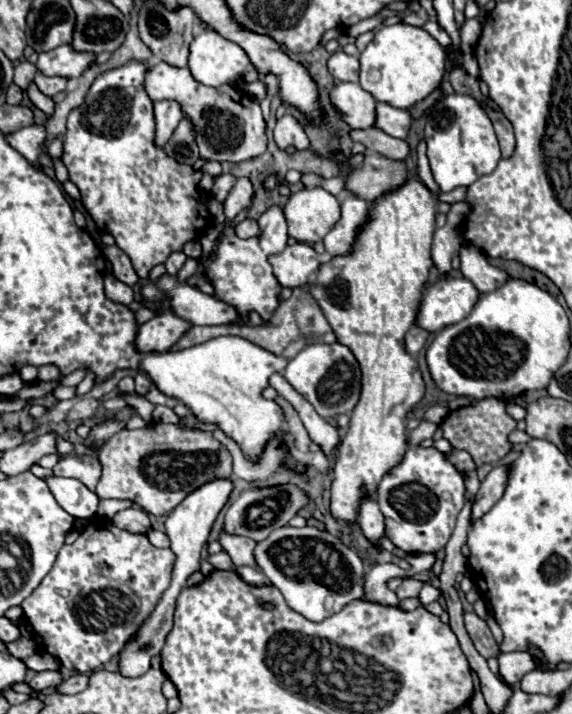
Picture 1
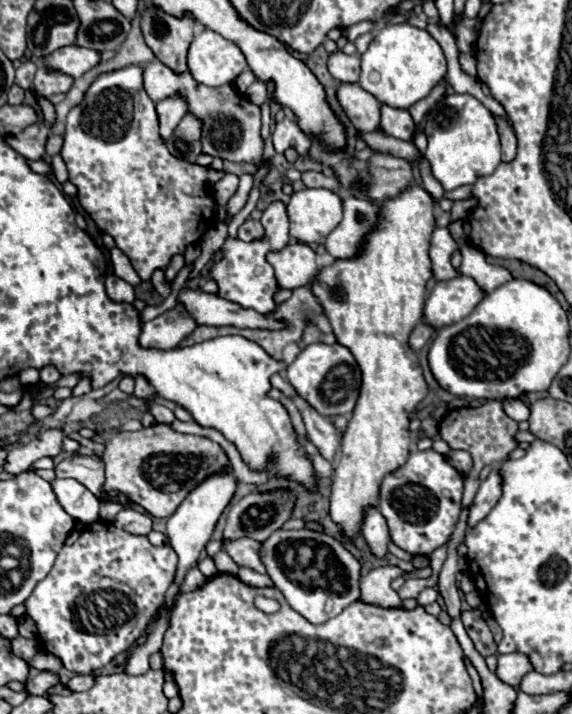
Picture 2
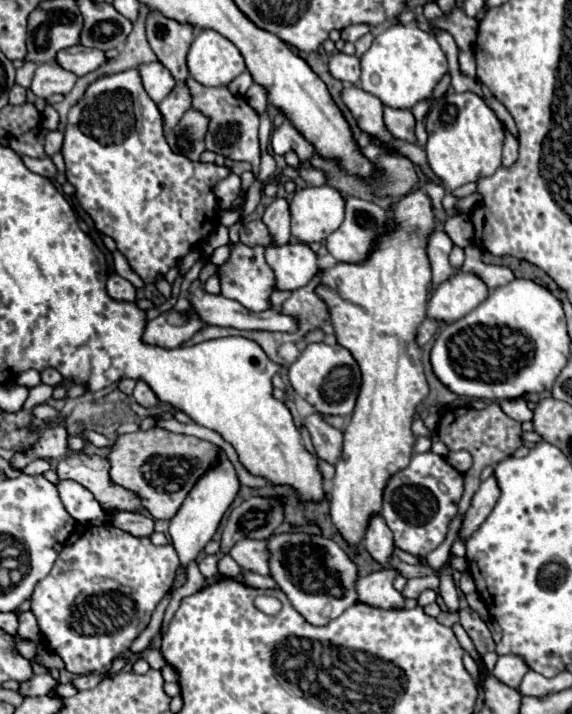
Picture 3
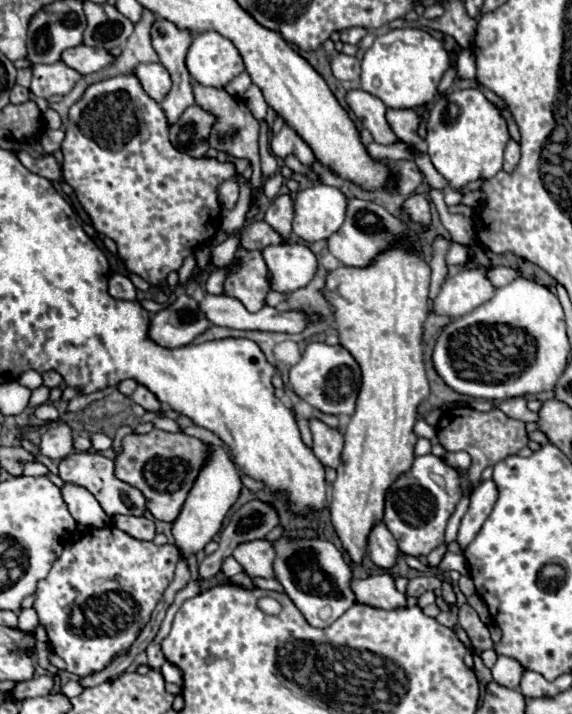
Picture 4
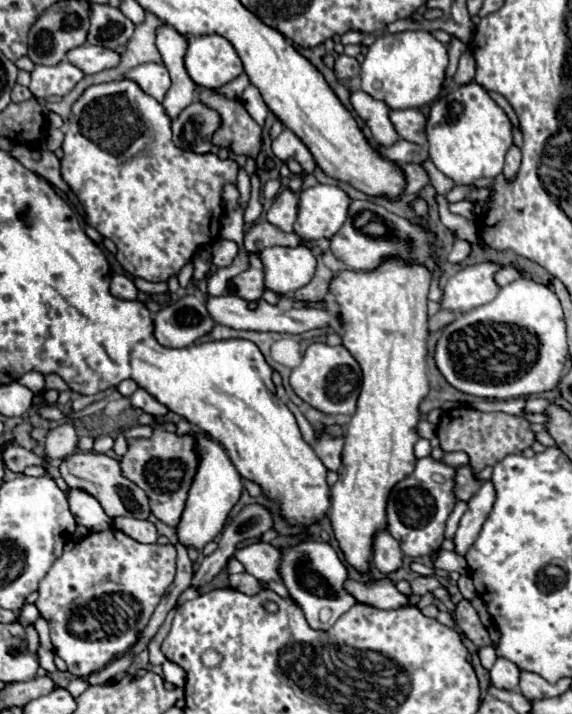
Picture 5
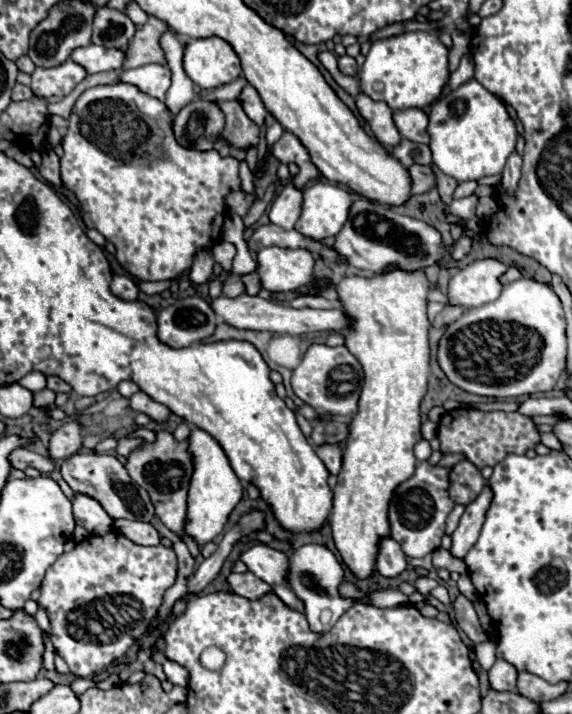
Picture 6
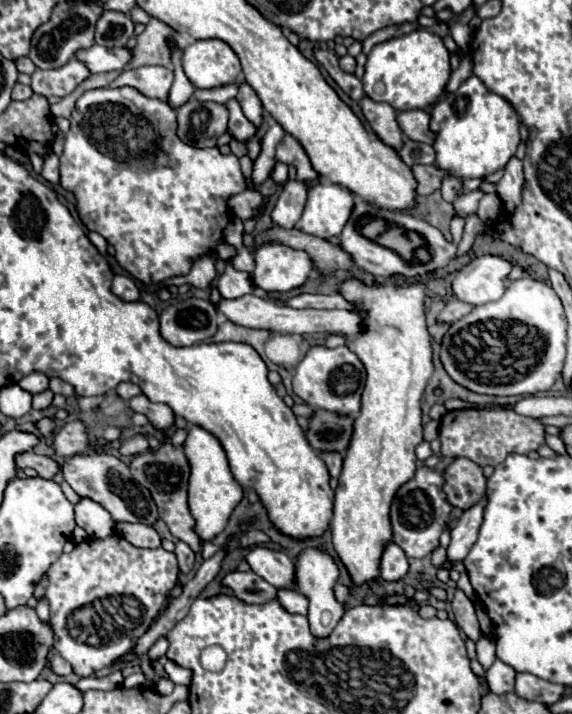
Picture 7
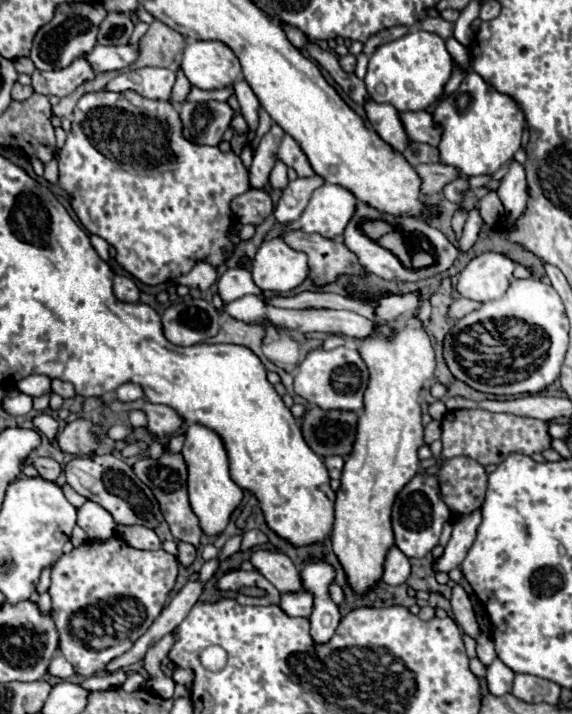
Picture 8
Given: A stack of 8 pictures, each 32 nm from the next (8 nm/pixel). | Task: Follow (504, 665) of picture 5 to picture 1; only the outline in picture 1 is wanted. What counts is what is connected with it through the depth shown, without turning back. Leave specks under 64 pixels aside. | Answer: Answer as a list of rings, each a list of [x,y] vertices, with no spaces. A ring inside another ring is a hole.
[[[506,652],[506,654],[500,654],[498,656],[498,664],[500,664],[500,674],[502,674],[504,682],[510,684],[510,686],[518,684],[526,672],[536,668],[536,660],[528,652]]]

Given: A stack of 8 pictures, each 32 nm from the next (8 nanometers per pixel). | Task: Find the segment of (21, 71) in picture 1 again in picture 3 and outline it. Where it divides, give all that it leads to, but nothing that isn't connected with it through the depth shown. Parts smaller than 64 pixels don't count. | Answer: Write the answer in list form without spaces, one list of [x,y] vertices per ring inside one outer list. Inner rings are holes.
[[[24,60],[24,66],[22,66],[22,68],[18,68],[16,82],[18,82],[20,86],[28,88],[28,86],[30,86],[30,80],[32,80],[32,76],[34,76],[34,70],[36,70],[36,64],[34,64],[34,62],[30,62],[30,60]]]

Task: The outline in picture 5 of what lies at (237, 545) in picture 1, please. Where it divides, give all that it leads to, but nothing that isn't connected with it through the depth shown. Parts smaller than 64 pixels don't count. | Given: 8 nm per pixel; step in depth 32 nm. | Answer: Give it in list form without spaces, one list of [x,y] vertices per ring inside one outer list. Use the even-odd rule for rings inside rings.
[[[258,540],[244,548],[238,548],[234,552],[234,558],[240,560],[246,572],[258,580],[280,580],[280,576],[276,576],[276,548],[268,542]]]

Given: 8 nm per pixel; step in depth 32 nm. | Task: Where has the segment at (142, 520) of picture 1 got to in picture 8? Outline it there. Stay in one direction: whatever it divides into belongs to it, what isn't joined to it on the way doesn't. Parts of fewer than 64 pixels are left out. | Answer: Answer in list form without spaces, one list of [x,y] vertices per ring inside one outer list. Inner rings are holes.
[[[118,526],[118,534],[134,548],[140,548],[140,550],[158,550],[162,548],[162,542],[160,538],[156,536],[156,532],[152,528],[146,528],[146,526]]]

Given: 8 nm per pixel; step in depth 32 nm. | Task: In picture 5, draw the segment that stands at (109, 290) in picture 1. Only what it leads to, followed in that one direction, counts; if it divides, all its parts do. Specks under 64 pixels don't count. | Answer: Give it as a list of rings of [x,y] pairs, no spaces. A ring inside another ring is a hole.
[[[114,274],[112,280],[110,280],[110,294],[116,296],[116,298],[122,298],[122,300],[136,300],[138,290],[136,290],[130,276]]]

